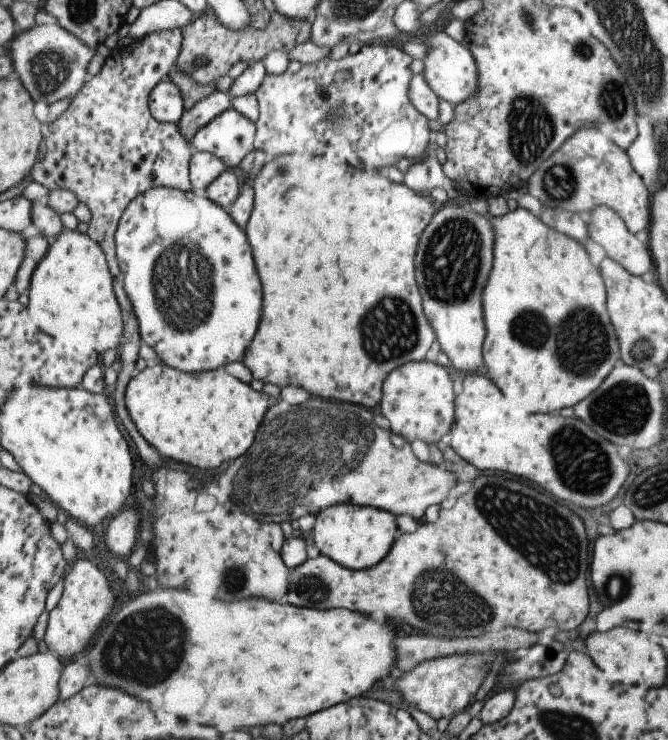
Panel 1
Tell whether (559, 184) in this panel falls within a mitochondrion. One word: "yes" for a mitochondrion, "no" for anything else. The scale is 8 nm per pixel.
yes

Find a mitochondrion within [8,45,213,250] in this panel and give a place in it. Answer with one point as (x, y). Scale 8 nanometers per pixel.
(50, 69)

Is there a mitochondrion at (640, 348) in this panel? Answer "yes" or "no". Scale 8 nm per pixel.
yes

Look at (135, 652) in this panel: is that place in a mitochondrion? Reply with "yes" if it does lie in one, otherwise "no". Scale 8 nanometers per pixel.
yes

